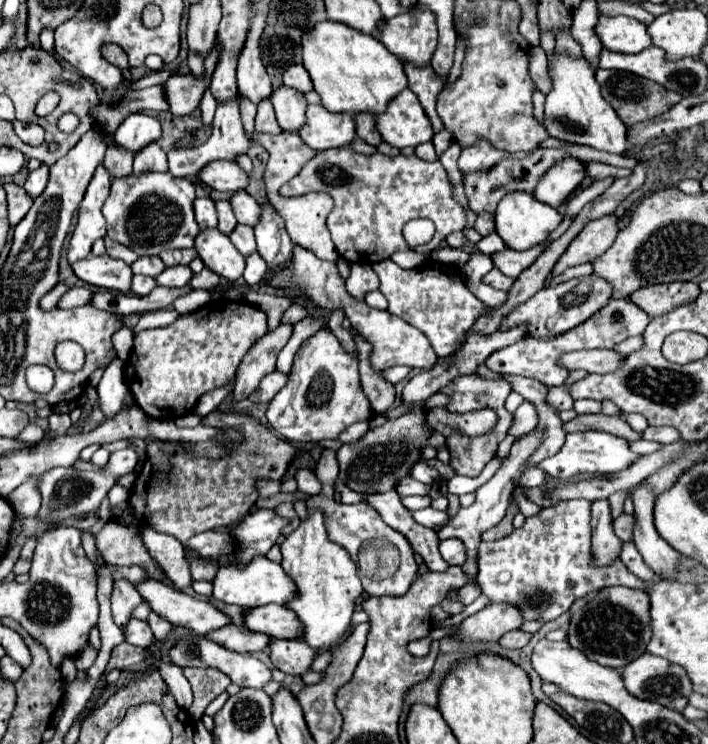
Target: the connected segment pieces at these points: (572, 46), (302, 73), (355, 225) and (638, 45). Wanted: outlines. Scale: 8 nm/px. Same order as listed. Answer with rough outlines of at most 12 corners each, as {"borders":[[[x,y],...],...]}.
{"borders":[[[570,29],[556,35],[556,49],[580,55],[580,43]],[[290,65],[284,85],[300,93],[312,91],[304,65]],[[318,151],[282,197],[324,191],[348,263],[408,249],[434,221],[430,253],[466,225],[442,163]],[[600,15],[596,35],[606,49],[640,53],[652,45],[646,25]]]}

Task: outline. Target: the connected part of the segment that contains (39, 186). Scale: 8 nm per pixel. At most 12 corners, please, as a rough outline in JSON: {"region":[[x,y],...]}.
{"region":[[42,163],[30,173],[24,189],[40,195],[48,183],[48,165]]}

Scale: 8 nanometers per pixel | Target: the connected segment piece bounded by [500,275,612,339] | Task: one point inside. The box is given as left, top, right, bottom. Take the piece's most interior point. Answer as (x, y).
(552, 311)

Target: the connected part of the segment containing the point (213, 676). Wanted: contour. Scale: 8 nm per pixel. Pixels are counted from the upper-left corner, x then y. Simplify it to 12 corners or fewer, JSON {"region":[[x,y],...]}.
{"region":[[186,667],[194,691],[188,713],[202,719],[230,679],[216,669]]}

